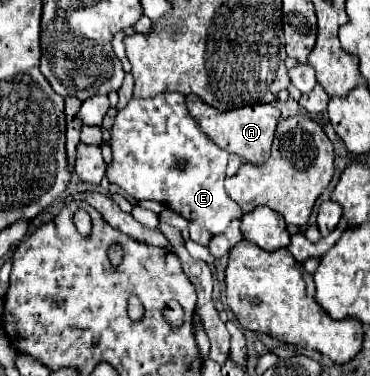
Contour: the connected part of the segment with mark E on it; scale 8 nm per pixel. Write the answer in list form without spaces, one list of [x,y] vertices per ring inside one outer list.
[[[160,93],[150,99],[132,99],[124,109],[118,111],[114,125],[110,129],[112,139],[112,163],[108,165],[108,181],[124,189],[126,195],[136,199],[152,199],[162,203],[164,207],[176,211],[190,223],[196,223],[208,229],[212,235],[222,233],[230,221],[242,219],[244,211],[238,203],[234,203],[224,191],[224,177],[226,177],[226,163],[228,151],[218,147],[190,117],[186,107],[186,97],[182,93]]]

